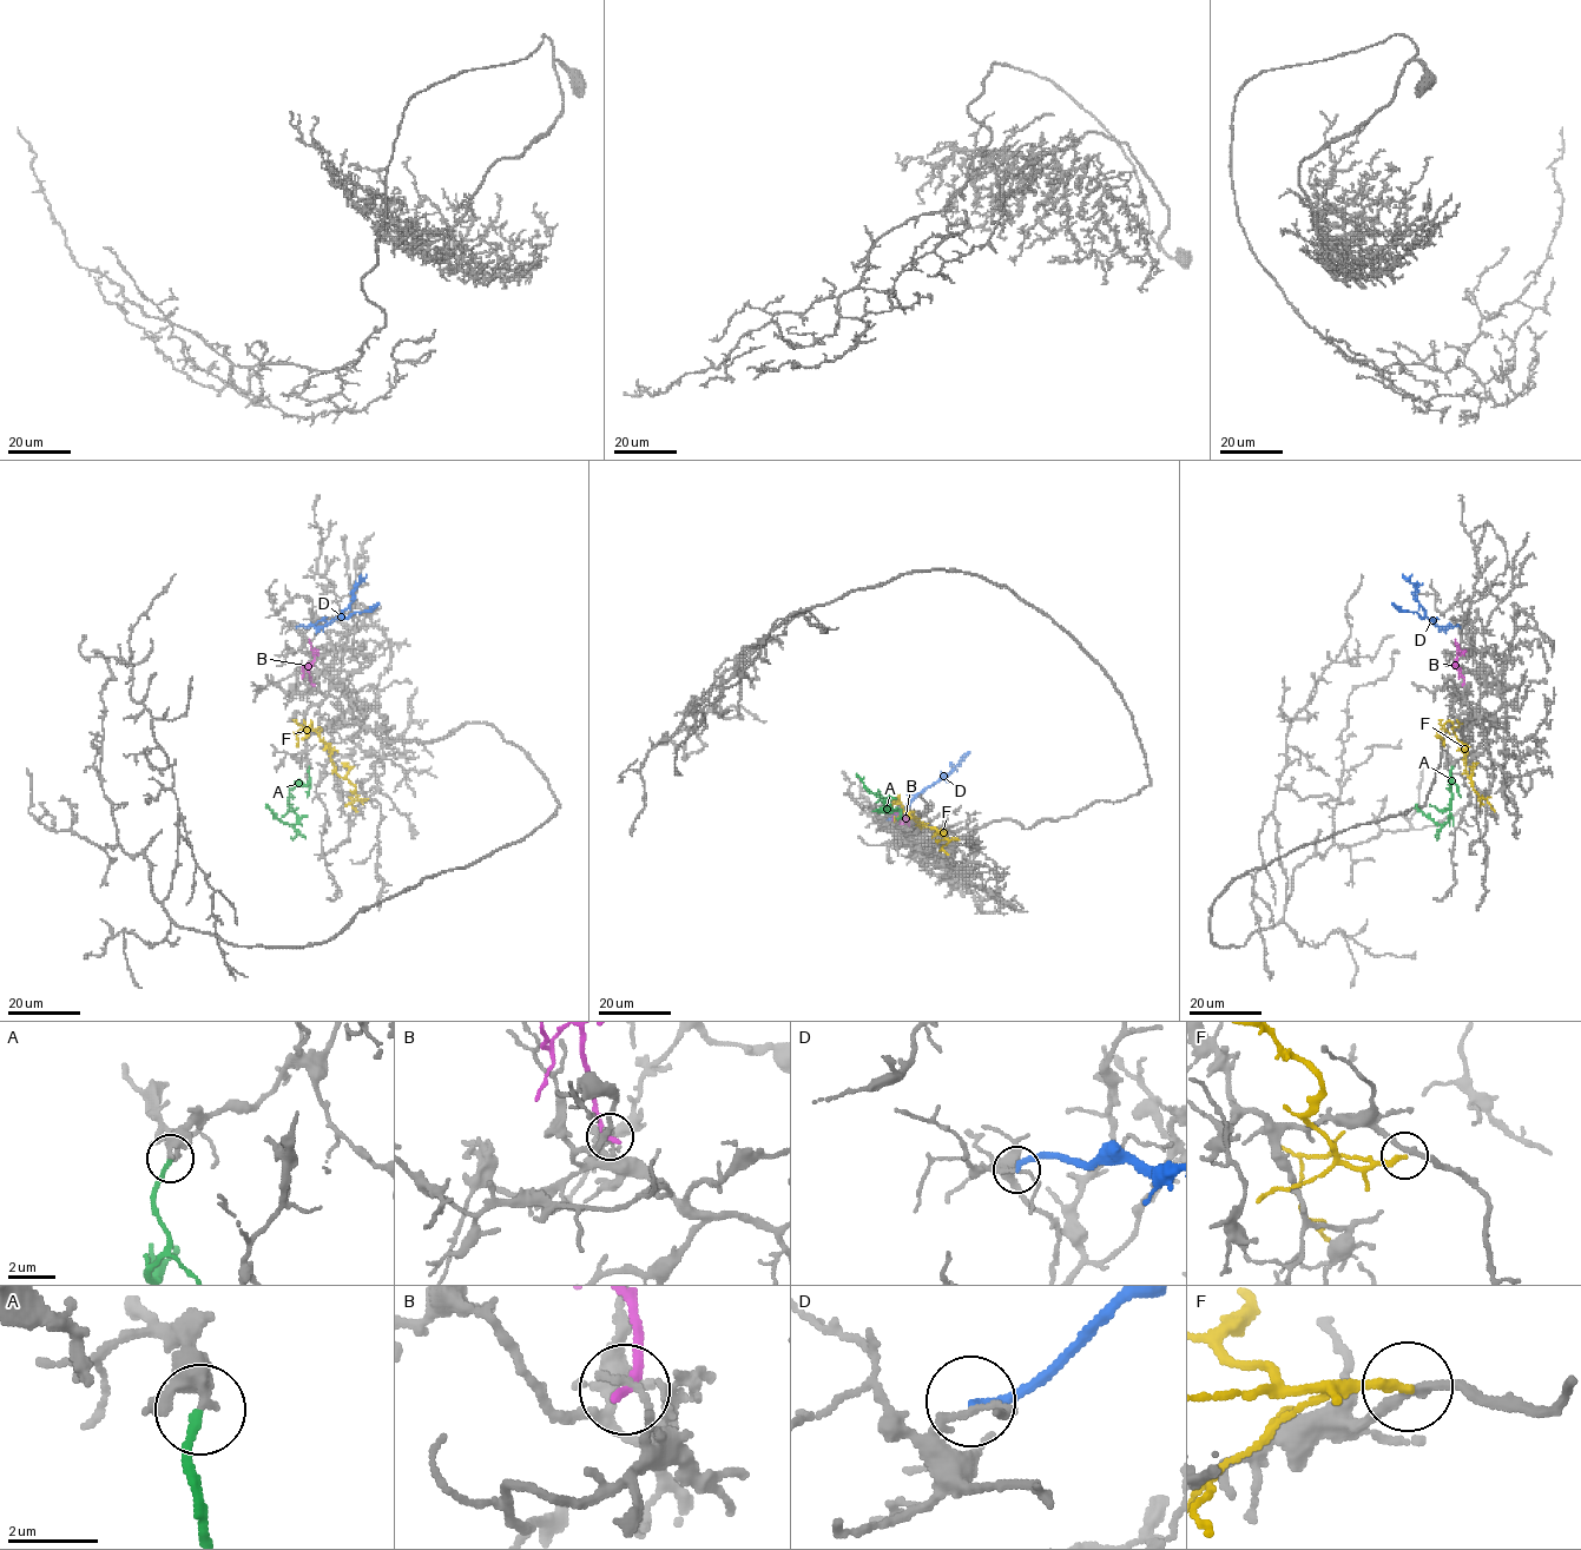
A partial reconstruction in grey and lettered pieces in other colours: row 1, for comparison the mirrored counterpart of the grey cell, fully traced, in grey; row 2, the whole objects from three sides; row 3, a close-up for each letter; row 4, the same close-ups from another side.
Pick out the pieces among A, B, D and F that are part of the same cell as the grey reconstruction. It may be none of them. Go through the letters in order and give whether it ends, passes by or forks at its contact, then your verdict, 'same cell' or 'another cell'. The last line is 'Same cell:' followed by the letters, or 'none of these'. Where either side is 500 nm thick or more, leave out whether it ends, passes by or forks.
A: it ends | same cell
B: it ends | another cell
D: it ends | another cell
F: it ends | another cell
Same cell: A

